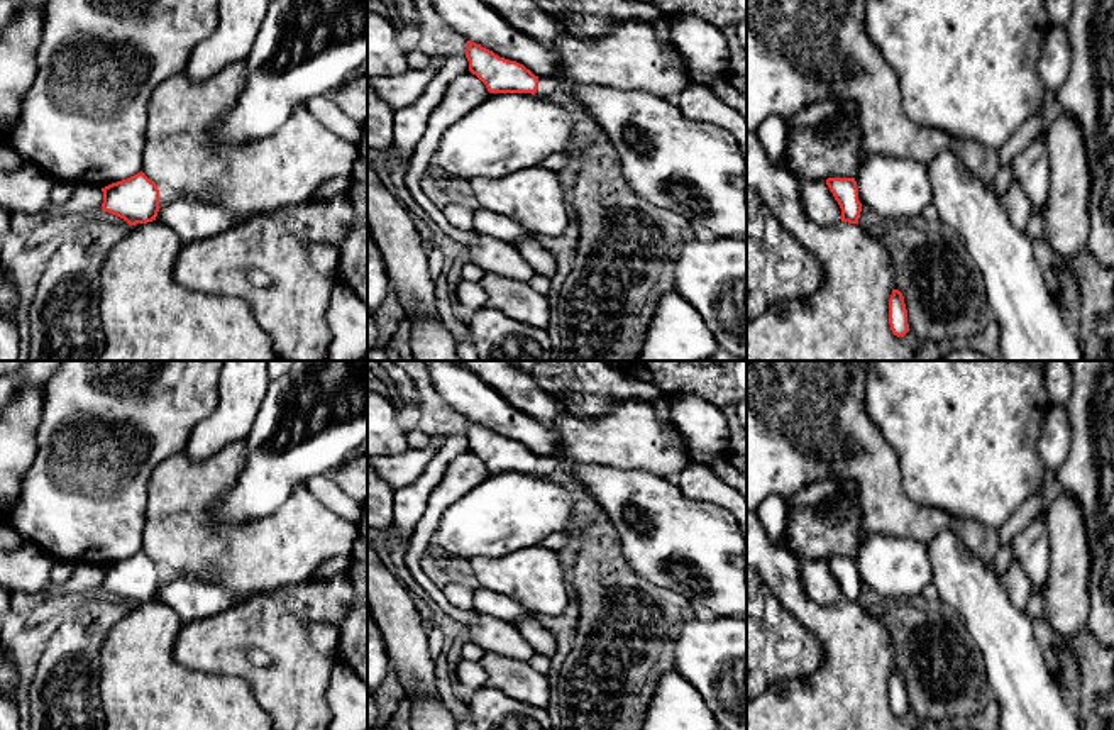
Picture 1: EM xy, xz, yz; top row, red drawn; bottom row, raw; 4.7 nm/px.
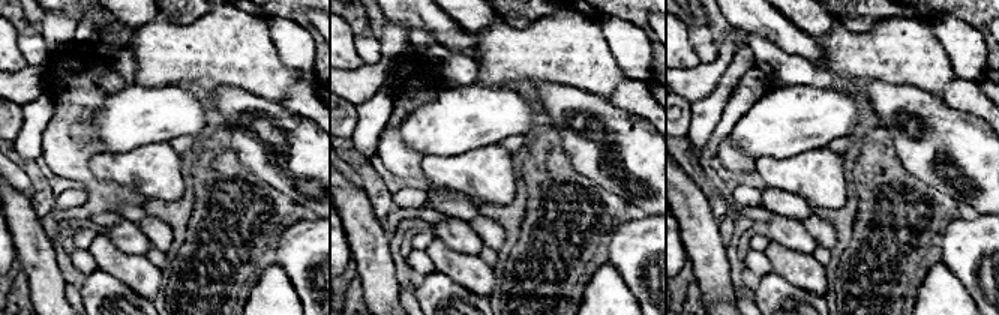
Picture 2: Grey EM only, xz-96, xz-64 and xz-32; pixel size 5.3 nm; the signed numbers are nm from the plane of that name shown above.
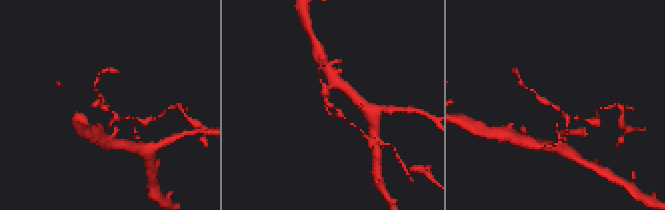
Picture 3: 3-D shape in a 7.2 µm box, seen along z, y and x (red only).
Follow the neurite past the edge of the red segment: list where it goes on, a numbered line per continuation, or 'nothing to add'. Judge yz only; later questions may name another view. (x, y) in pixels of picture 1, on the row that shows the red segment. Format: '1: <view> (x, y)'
nothing to add

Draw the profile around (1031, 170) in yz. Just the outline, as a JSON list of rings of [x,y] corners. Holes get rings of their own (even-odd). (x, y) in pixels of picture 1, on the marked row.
[[[1038,134],[1033,142],[1014,158],[1011,168],[1014,181],[1023,186],[1029,200],[1031,215],[1040,212],[1048,198],[1051,181],[1046,134]]]

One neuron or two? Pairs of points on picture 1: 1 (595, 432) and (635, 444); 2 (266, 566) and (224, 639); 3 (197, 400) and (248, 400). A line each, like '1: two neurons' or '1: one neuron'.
1: one neuron
2: two neurons
3: two neurons

